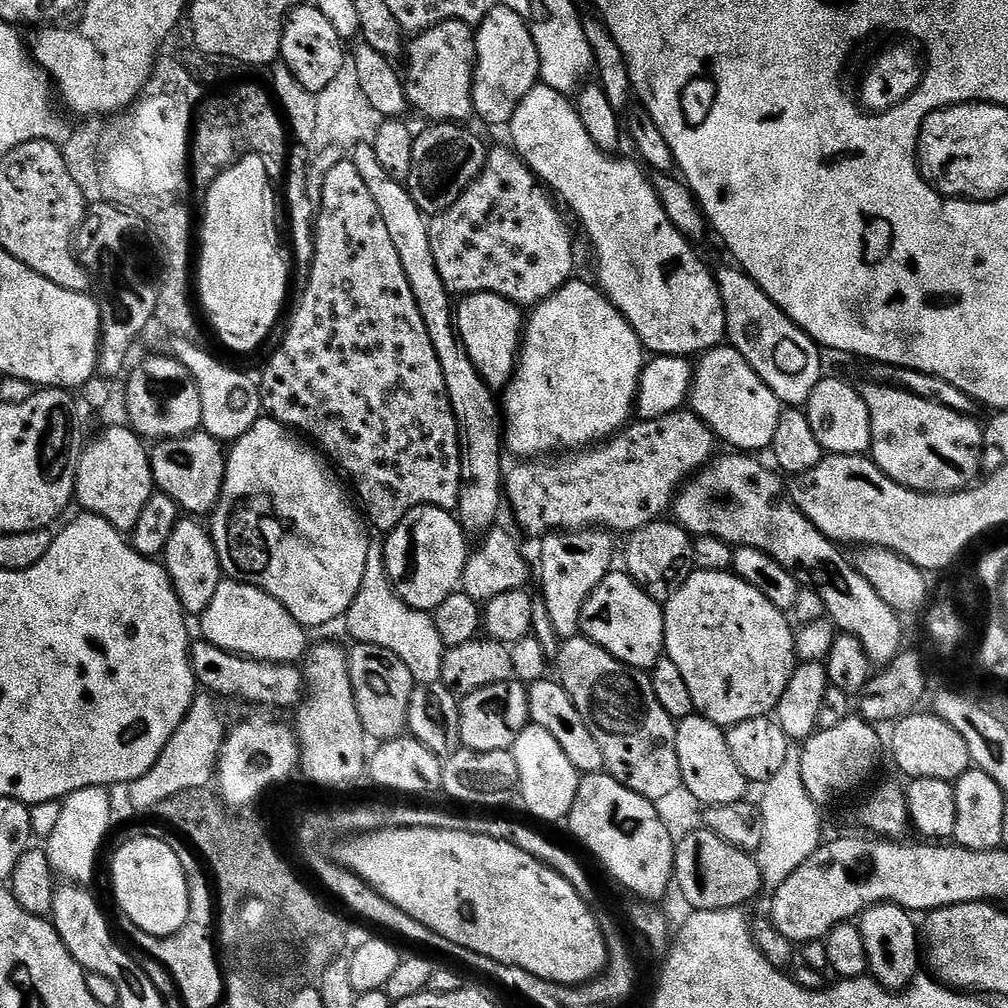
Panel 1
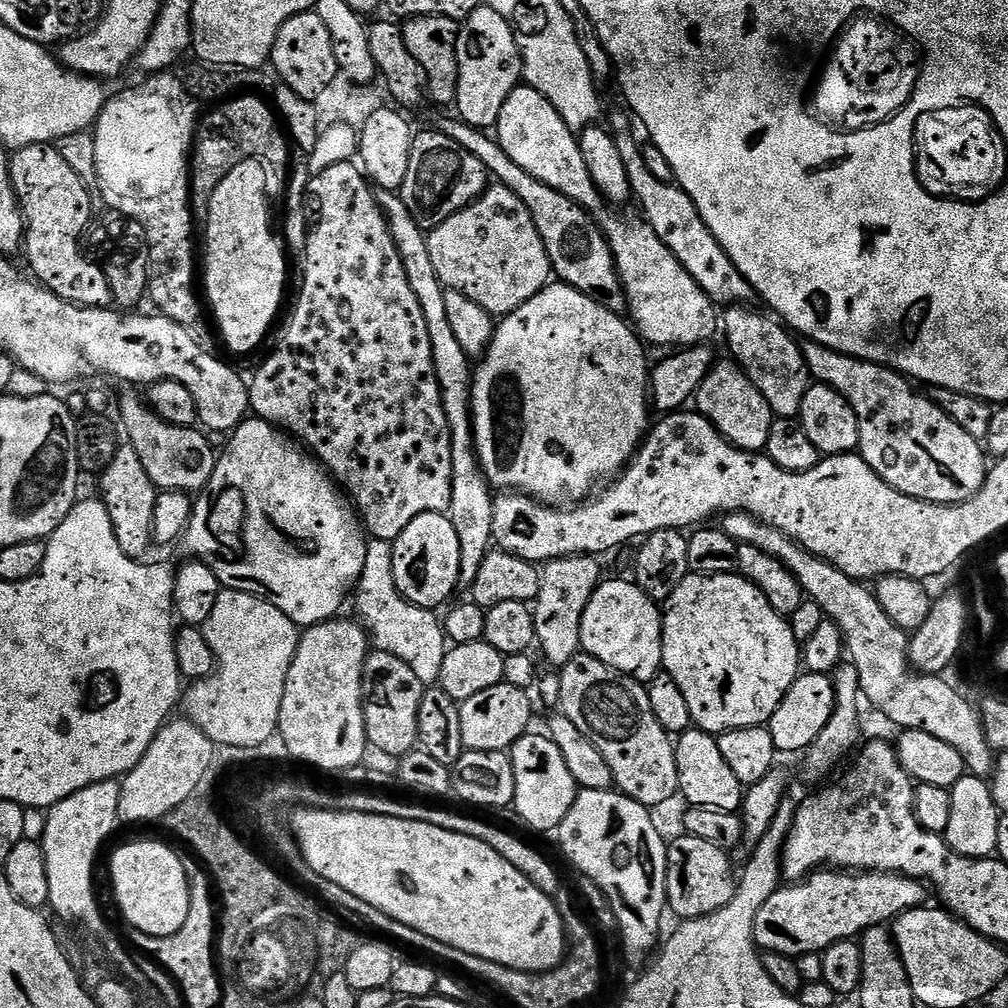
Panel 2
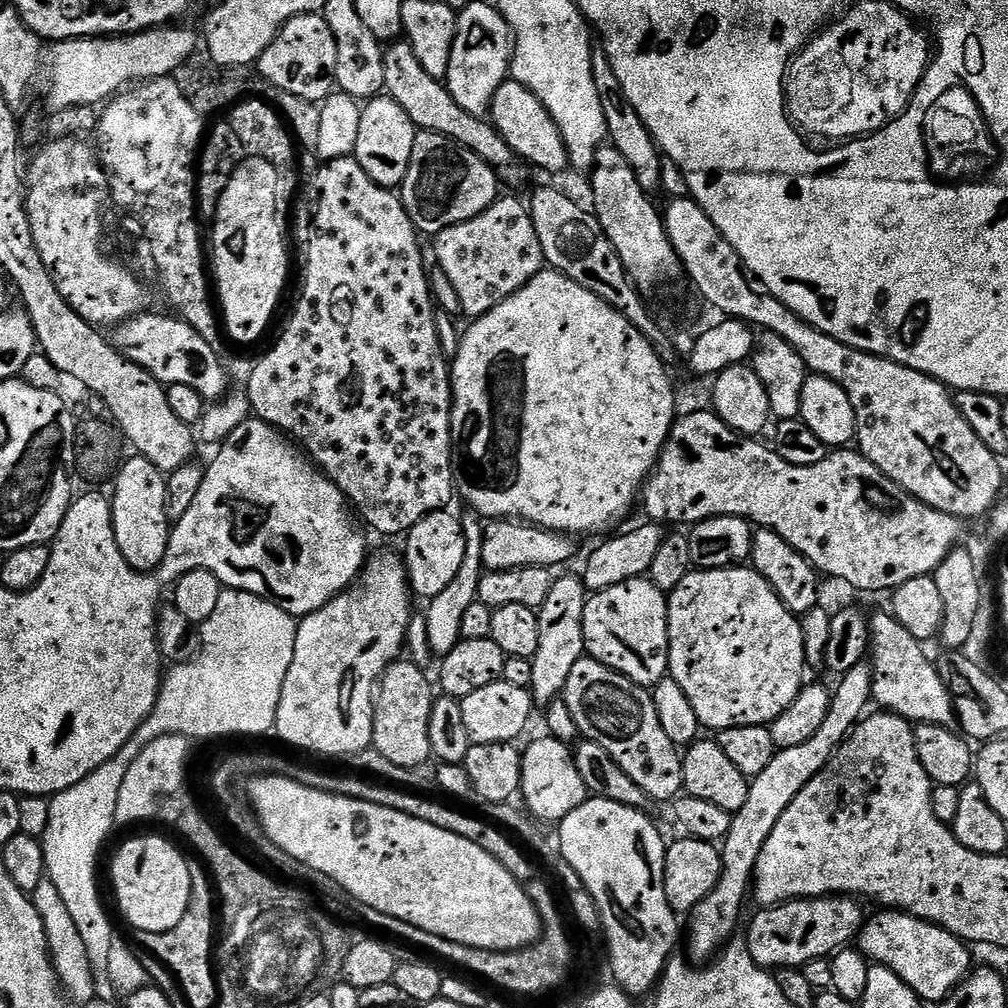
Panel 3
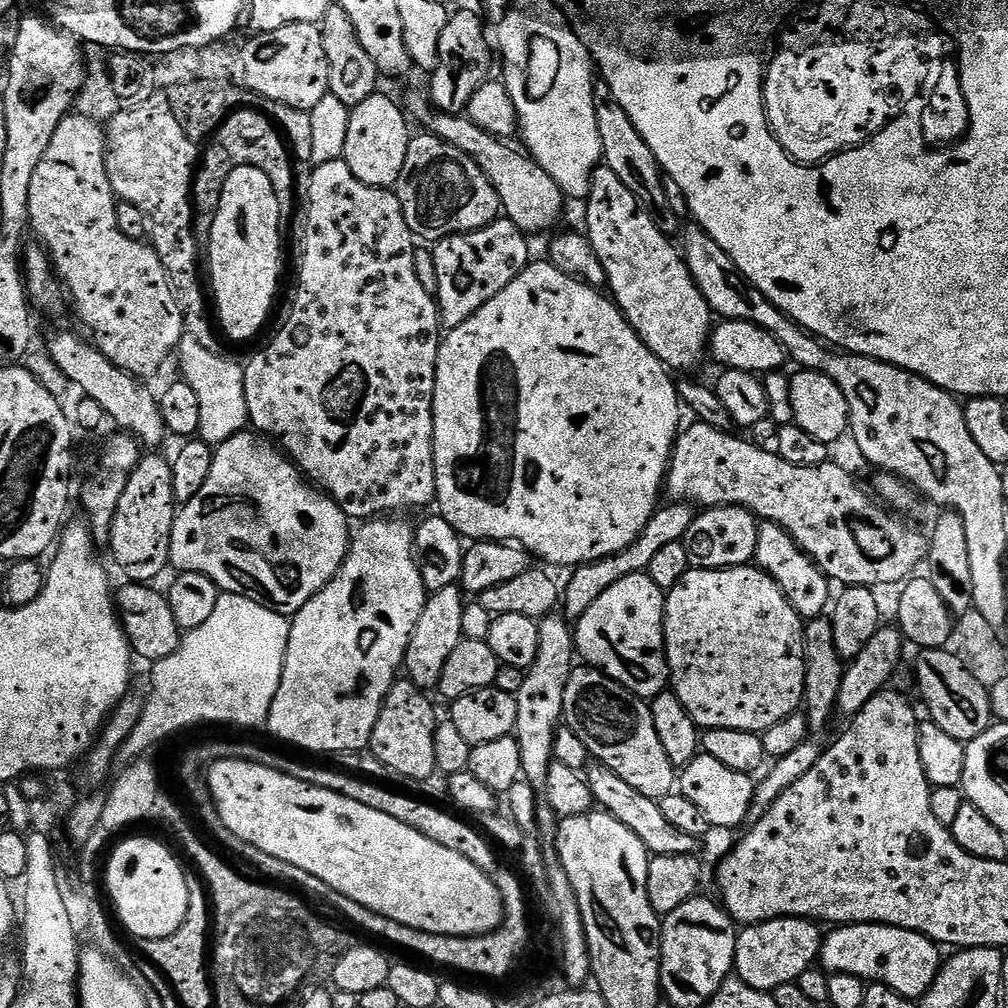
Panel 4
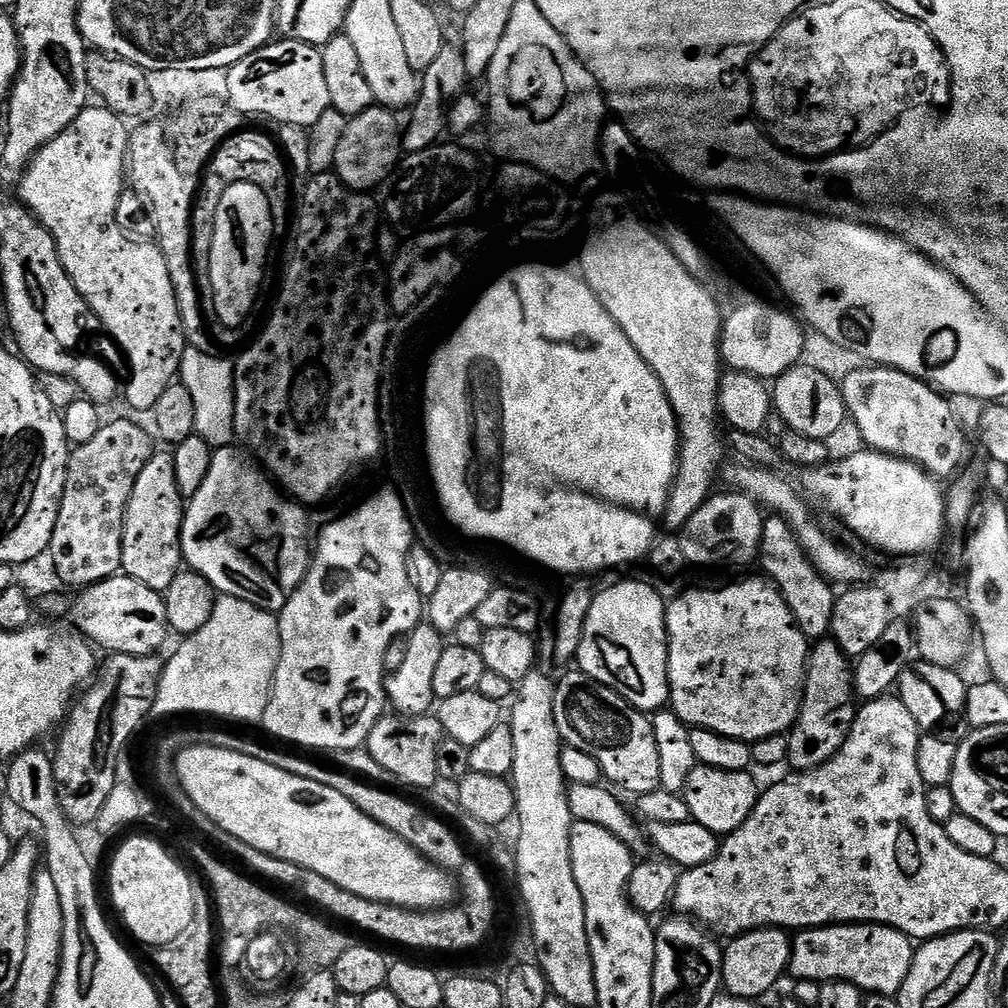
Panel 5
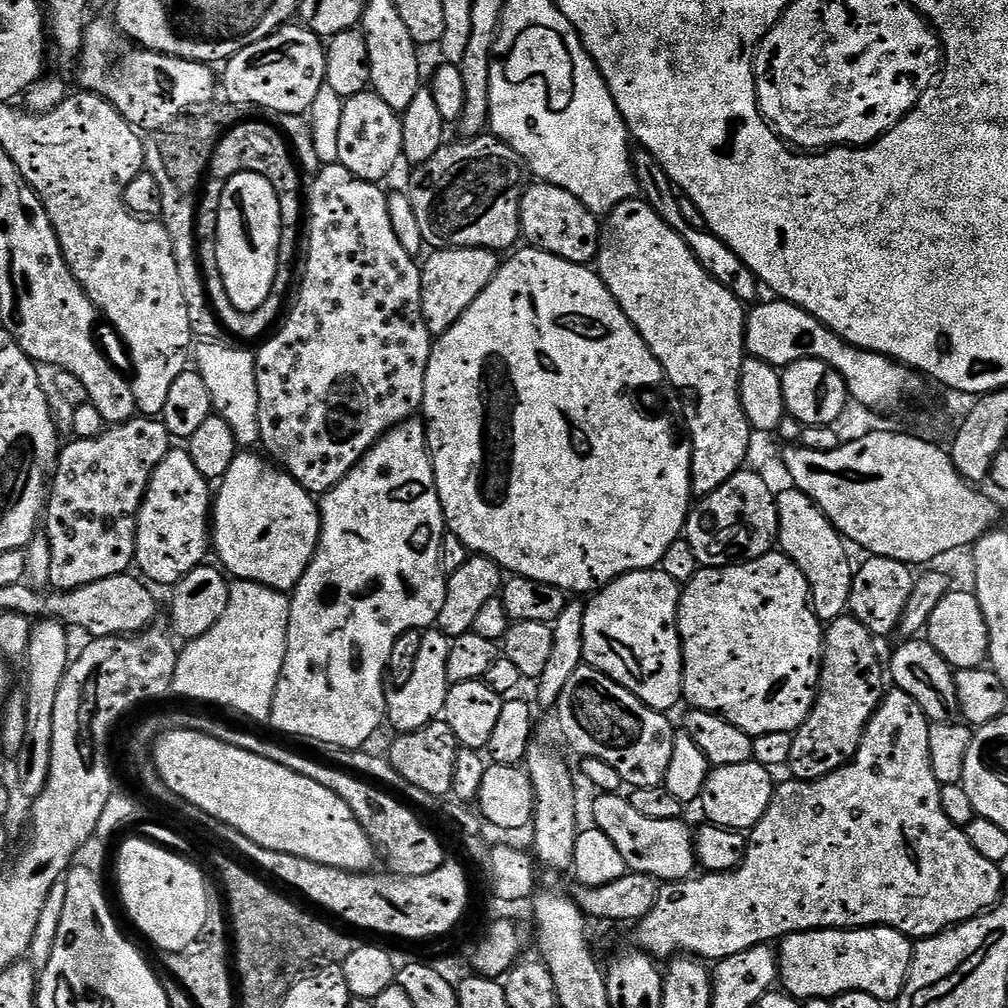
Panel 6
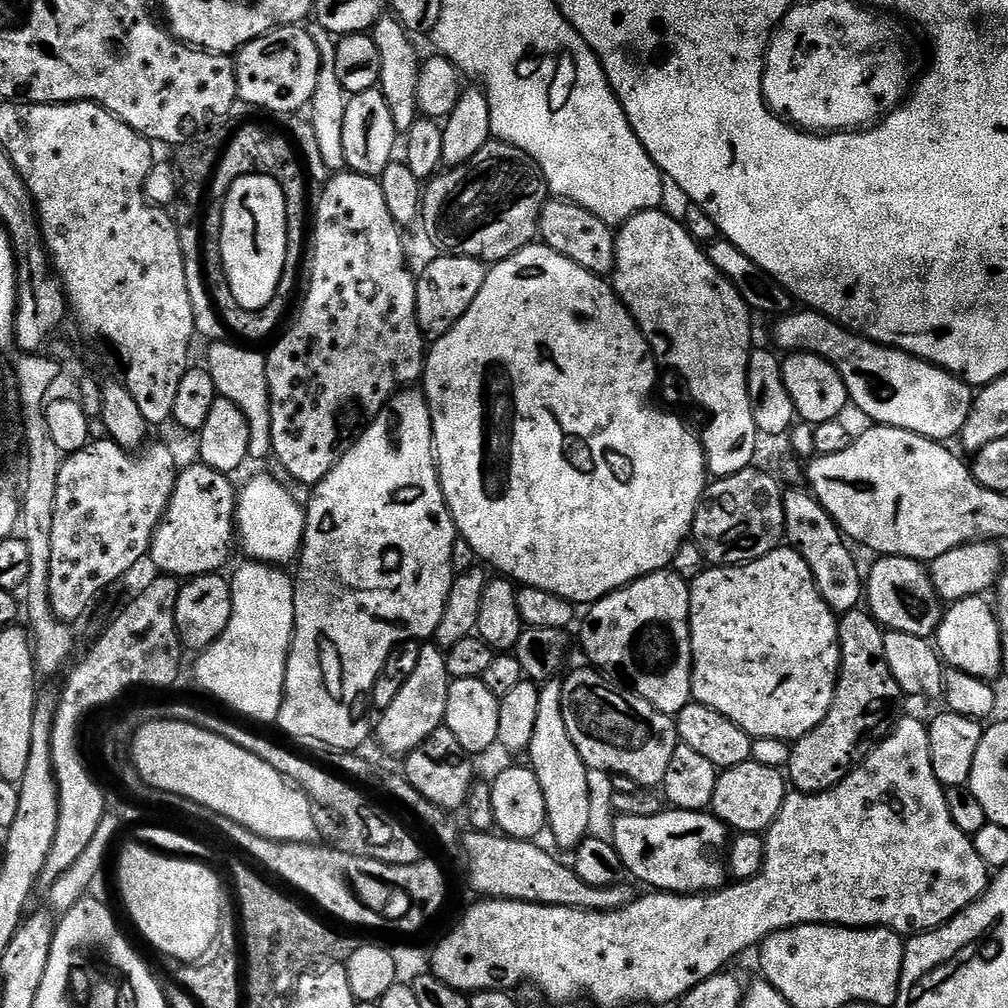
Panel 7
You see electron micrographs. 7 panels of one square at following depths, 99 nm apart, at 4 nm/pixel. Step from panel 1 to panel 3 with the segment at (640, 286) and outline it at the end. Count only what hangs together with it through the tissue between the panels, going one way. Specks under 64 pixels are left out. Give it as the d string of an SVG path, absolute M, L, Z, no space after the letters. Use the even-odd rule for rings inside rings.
M509 78L502 86L498 86L490 107L490 123L512 148L512 151L520 157L521 161L527 162L529 165L531 165L530 163L537 164L538 167L545 168L548 172L560 172L563 168L569 167L568 152L564 149L564 143L560 138L560 131L556 123L552 121L542 104L517 80Z

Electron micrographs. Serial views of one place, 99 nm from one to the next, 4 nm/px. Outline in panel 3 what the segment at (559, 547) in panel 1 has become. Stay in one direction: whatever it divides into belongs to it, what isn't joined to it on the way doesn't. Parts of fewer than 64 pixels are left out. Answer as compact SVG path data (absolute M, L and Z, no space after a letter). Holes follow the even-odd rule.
M579 575L553 579L550 594L539 609L538 650L532 657L532 687L530 695L537 705L547 706L563 693L570 678L570 670L578 661L585 659L584 605L586 589Z

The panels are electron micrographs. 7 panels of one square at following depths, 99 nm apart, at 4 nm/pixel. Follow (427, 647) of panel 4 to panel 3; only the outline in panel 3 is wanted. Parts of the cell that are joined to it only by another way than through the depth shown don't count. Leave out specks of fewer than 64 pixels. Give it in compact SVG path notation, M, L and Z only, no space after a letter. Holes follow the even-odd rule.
M468 512L467 515L461 517L461 524L463 526L464 541L466 542L466 554L463 555L461 569L455 574L454 579L450 582L450 585L446 586L442 590L441 594L438 594L429 599L429 604L427 610L424 610L424 620L426 624L426 636L427 642L429 643L429 648L431 653L438 658L443 658L449 655L460 643L461 639L461 624L462 617L466 612L467 607L474 604L476 599L476 590L480 585L480 577L483 575L484 567L482 556L482 546L484 545L484 524L483 521L476 516L475 513Z

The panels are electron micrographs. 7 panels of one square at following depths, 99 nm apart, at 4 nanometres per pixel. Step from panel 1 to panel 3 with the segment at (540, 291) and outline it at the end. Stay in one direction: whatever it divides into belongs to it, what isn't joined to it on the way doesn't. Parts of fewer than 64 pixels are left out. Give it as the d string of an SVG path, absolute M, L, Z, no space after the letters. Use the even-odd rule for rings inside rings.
M508 194L508 197L497 198L492 205L461 224L450 226L434 236L436 242L436 260L439 271L446 274L450 280L450 286L454 286L454 294L458 294L460 311L468 318L484 316L494 306L498 306L506 298L513 296L518 289L526 286L545 267L542 245L535 234L534 222L532 221L529 209L525 201L515 200L515 195Z

